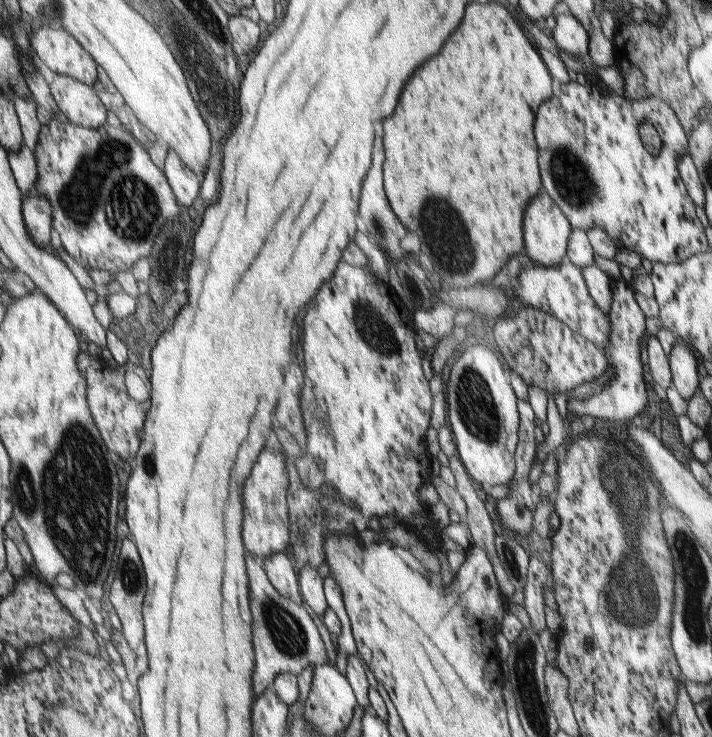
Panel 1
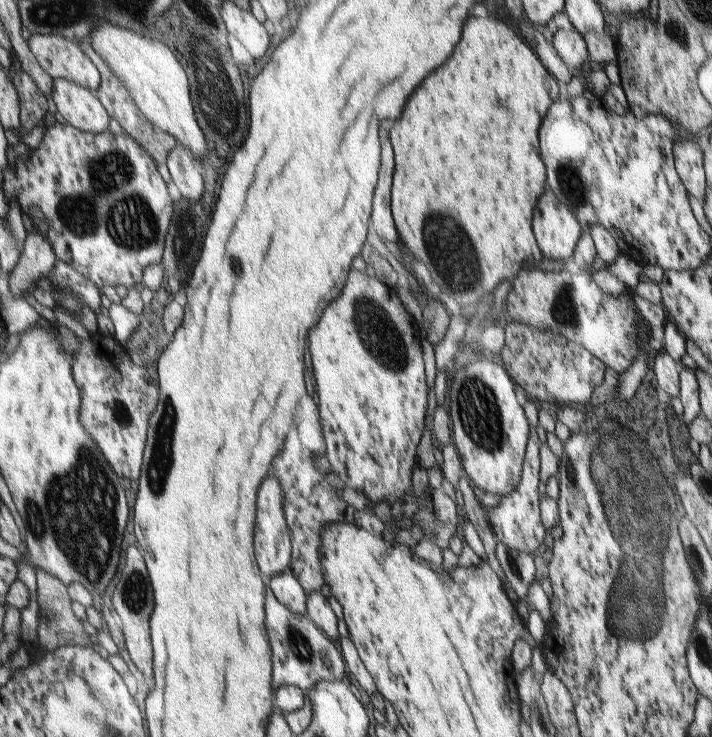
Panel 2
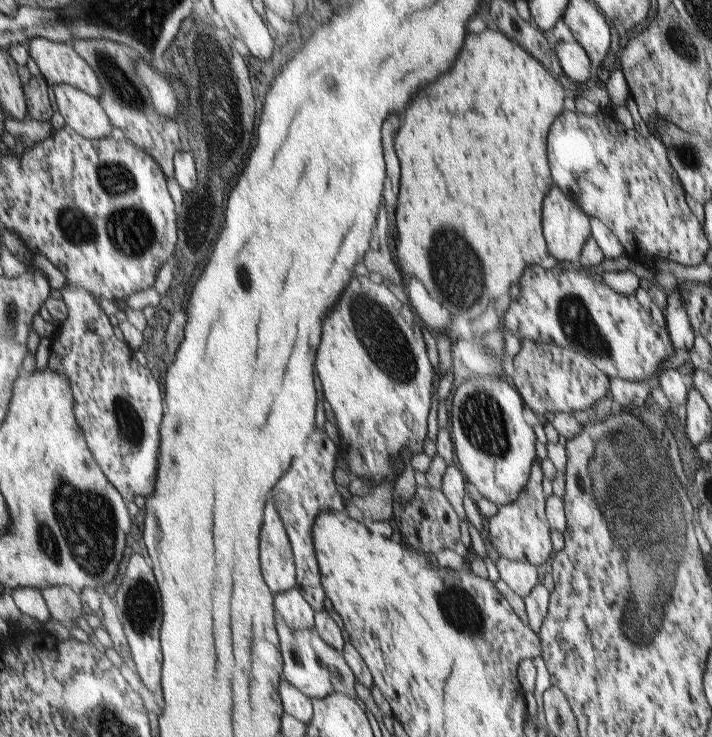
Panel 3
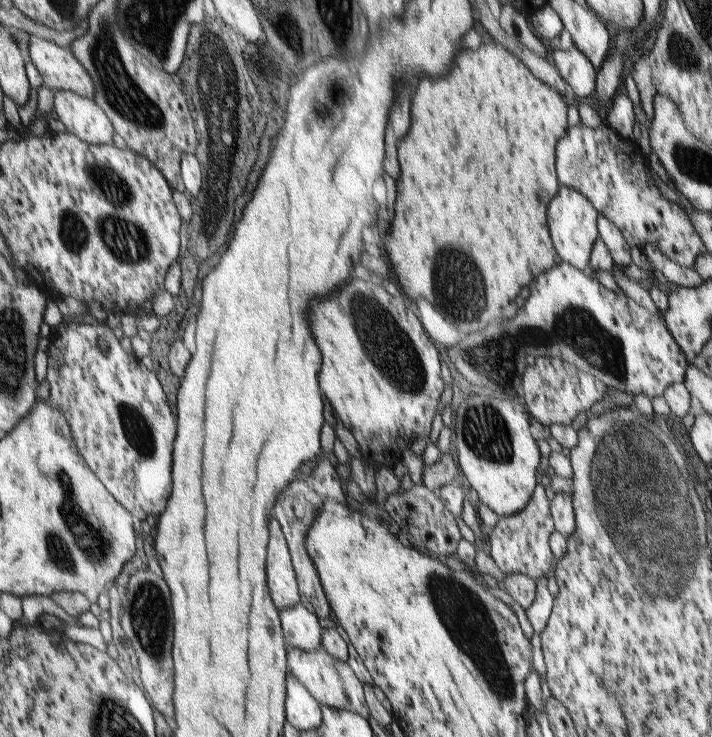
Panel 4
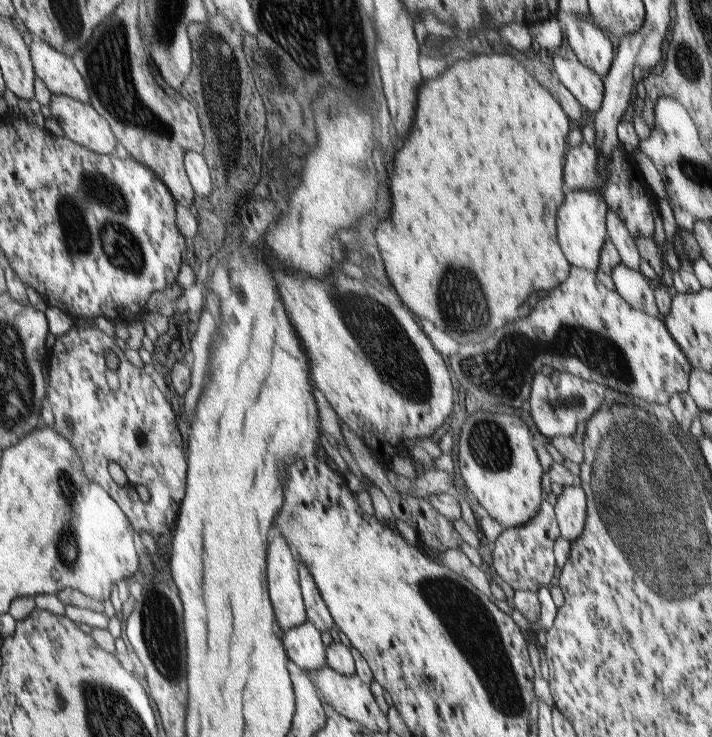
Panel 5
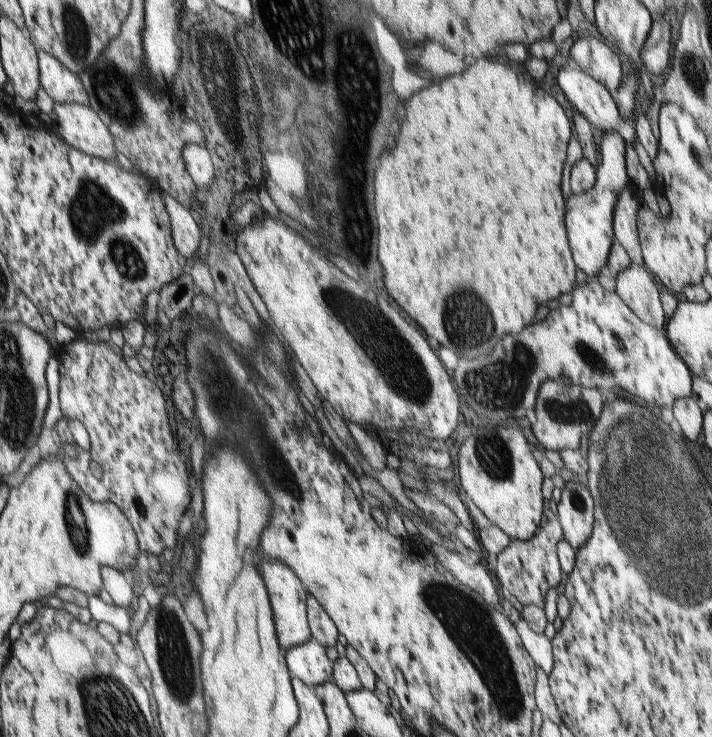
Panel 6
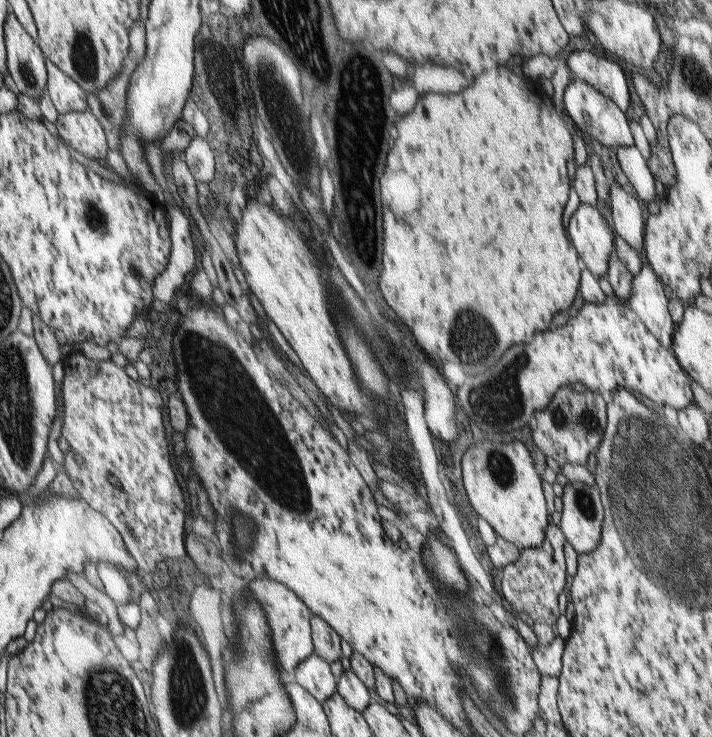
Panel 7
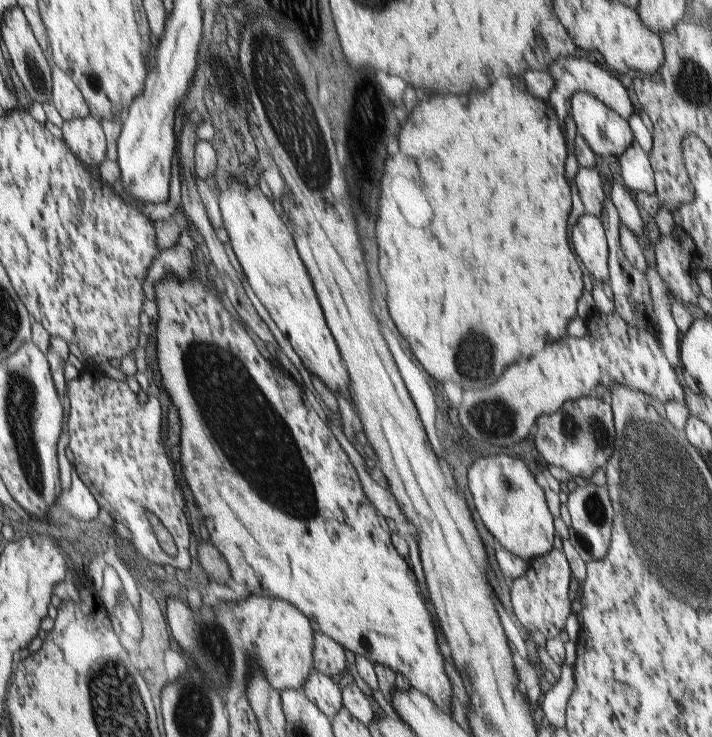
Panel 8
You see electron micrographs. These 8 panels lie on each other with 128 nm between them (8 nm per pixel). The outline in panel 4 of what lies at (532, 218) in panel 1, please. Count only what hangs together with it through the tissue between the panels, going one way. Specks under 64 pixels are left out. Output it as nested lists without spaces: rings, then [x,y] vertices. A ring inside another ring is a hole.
[[[564,186],[564,192],[556,196],[556,204],[552,204],[552,238],[556,240],[556,248],[560,248],[560,256],[564,256],[564,261],[575,266],[577,269],[584,270],[591,264],[591,254],[595,248],[595,243],[599,240],[599,210],[594,210],[595,205],[583,193],[576,189]]]

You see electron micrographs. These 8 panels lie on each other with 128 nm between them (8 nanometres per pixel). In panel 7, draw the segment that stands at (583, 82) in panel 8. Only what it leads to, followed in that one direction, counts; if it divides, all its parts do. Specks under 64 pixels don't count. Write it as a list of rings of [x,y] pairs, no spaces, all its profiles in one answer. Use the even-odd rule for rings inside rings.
[[[583,47],[570,54],[566,63],[570,70],[570,80],[582,80],[586,84],[591,84],[620,105],[624,112],[631,112],[634,104],[631,101],[626,77],[614,60],[598,56],[594,54],[594,50],[588,51]]]

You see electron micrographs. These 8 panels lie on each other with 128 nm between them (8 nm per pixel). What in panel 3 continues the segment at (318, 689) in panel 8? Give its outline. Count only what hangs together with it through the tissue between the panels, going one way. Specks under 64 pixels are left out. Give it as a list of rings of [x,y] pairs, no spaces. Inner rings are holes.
[[[297,588],[276,594],[276,608],[279,609],[282,620],[293,629],[315,630],[315,611]]]

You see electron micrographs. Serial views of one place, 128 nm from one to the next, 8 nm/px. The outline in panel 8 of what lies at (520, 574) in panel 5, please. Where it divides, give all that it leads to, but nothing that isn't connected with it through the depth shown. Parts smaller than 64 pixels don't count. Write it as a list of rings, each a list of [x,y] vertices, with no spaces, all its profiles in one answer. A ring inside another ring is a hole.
[[[554,547],[550,554],[532,558],[527,565],[526,574],[509,584],[512,612],[530,634],[538,631],[546,638],[558,638],[562,630],[566,630],[566,620],[575,607],[568,598],[572,578],[569,562],[564,551]]]

